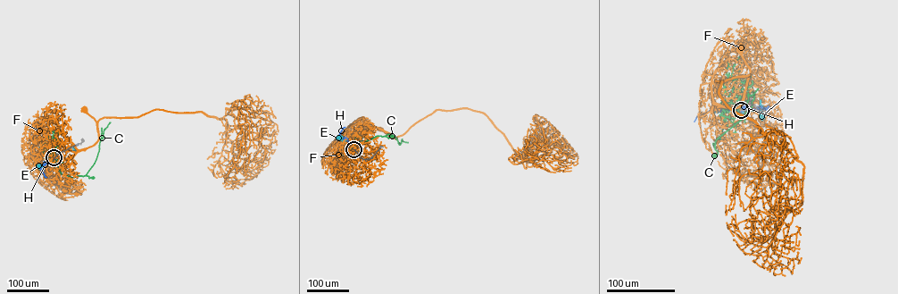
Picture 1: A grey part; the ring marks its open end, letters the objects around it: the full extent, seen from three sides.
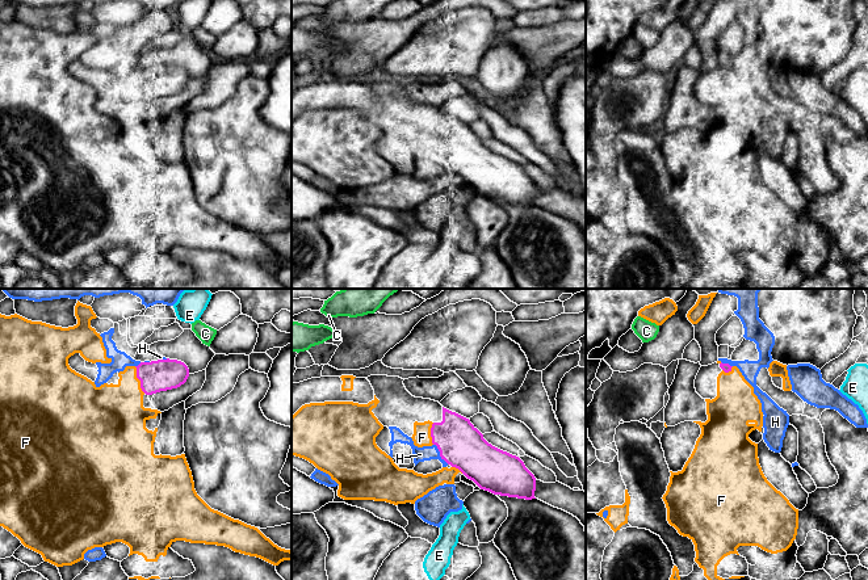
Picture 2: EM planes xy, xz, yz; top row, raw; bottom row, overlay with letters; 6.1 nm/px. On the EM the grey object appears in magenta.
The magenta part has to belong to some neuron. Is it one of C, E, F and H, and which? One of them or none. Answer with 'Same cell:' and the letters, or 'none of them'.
Same cell: none of them

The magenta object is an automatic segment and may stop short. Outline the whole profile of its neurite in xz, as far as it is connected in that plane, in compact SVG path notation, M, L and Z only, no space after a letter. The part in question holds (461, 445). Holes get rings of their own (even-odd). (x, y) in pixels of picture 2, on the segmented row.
M366 378L380 400L372 409L383 426L397 426L408 437L414 423L432 421L432 444L441 459L458 468L481 489L494 495L532 500L536 478L524 462L488 444L469 419L444 408L439 402L412 396L402 378Z

